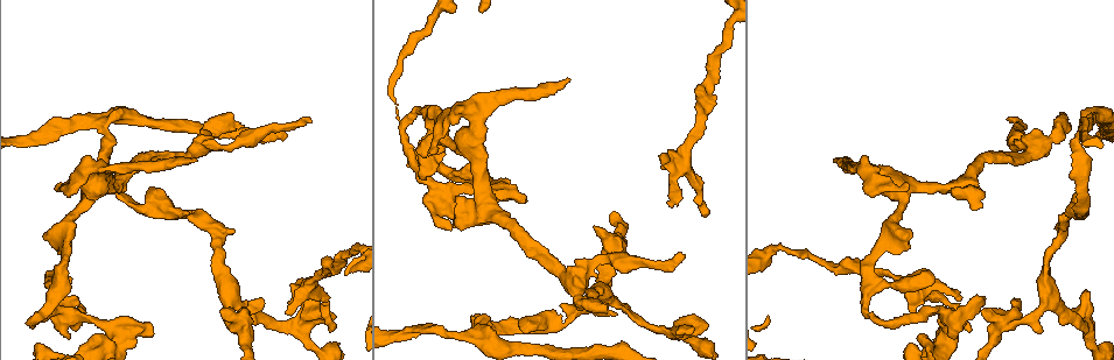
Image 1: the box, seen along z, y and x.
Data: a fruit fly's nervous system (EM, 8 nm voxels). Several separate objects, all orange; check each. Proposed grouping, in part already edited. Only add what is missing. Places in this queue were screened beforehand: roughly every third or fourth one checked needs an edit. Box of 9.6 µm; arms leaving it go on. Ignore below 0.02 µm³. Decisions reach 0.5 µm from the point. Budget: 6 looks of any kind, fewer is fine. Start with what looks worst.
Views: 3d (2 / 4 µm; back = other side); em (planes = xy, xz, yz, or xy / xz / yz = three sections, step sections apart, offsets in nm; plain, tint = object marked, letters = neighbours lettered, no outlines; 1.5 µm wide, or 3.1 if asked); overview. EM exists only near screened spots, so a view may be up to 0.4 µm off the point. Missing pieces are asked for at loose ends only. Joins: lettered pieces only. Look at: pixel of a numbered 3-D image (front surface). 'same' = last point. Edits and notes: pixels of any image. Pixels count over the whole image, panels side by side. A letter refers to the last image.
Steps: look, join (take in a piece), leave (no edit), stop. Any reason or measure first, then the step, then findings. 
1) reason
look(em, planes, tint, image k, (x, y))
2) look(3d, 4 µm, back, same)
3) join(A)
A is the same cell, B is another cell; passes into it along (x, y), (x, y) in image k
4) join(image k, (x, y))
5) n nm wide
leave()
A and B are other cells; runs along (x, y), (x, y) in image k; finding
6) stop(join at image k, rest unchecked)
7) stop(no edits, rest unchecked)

branch stops here
look(em, planes, letters, image 1, (702, 214))

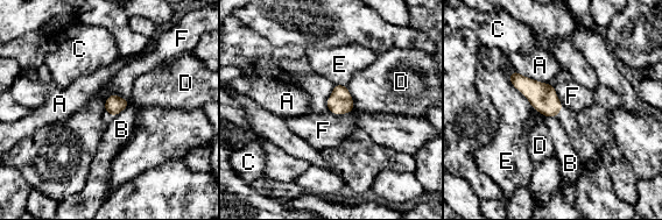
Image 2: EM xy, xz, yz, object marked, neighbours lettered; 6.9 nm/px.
leave()
A, B, C, D, E and F are other cells; border along (104, 100), (118, 94), (129, 103) in image 2; no lettered piece goes on from it

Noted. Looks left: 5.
an open end
look(3d, 4 µm, image 1, (615, 315))

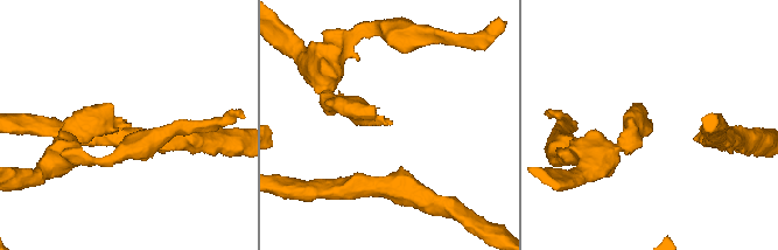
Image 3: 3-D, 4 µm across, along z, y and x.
look(em, 3.1 µm, planes, letters, image 3, (130, 125))

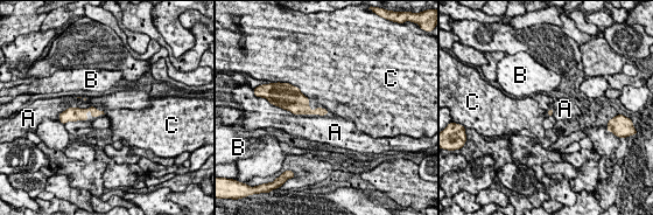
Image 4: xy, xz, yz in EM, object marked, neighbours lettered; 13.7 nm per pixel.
leave()
A, B and C are other cells; border along (296, 85), (309, 98) in image 4; no lettered piece goes on from it

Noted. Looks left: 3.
look(3d, 2 µm, image 1, (437, 153))

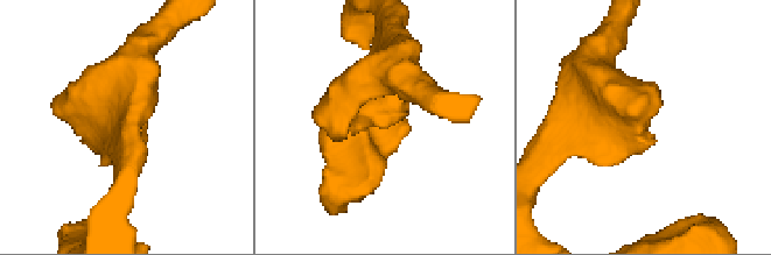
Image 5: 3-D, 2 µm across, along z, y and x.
shape alone is not enough
look(em, planes, letters, image 5, (385, 128))

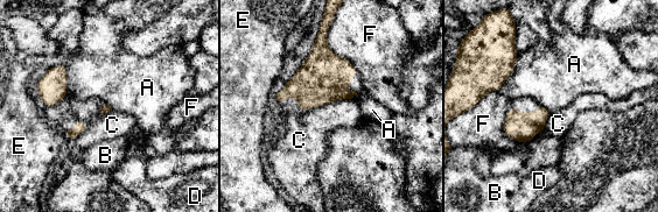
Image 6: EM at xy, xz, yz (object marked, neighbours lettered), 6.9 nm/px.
leave()
A, B, C, D, E and F are other cells; border along (351, 98), (342, 98), (301, 112) in image 6; no lettered piece goes on from it

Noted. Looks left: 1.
stop(no edits, rest unchecked)

